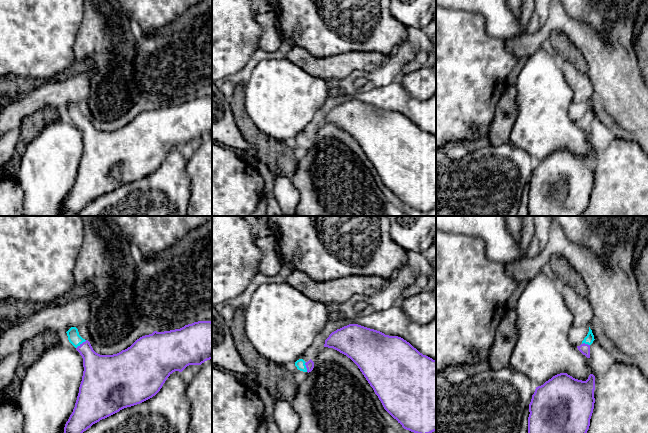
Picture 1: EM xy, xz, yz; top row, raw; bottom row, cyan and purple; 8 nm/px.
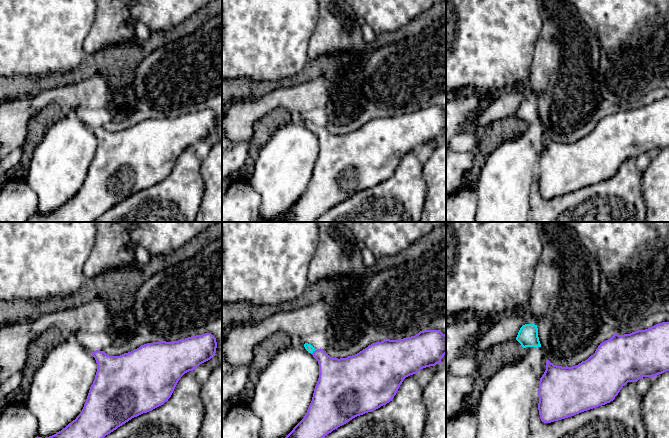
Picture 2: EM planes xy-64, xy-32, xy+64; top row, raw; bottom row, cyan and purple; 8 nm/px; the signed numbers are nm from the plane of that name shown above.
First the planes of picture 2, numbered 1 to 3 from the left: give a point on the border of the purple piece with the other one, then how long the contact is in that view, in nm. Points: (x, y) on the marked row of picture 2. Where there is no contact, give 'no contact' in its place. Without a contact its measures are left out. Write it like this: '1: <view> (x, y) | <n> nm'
1: no contact
2: xy-32 (313, 350) | 50 nm
3: no contact

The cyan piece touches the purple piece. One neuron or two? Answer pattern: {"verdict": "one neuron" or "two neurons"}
{"verdict": "one neuron"}

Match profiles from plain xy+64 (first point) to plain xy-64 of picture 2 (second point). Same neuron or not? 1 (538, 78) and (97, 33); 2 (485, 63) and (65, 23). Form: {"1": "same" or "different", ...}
{"1": "same", "2": "same"}

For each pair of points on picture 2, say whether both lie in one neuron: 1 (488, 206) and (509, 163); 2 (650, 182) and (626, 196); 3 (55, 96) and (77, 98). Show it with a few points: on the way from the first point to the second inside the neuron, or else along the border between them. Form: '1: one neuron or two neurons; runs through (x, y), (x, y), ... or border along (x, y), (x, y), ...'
1: one neuron; runs through (499, 195), (503, 191), (507, 174)
2: two neurons; border along (641, 174), (641, 192), (647, 210)
3: one neuron; runs through (60, 96), (72, 97)

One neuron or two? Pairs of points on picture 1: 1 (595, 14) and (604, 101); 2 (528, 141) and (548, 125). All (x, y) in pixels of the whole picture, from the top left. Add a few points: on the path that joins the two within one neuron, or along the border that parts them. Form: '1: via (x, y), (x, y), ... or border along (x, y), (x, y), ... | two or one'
1: border along (577, 19), (589, 24), (603, 38), (614, 23) | two
2: via (533, 136), (543, 126) | one

